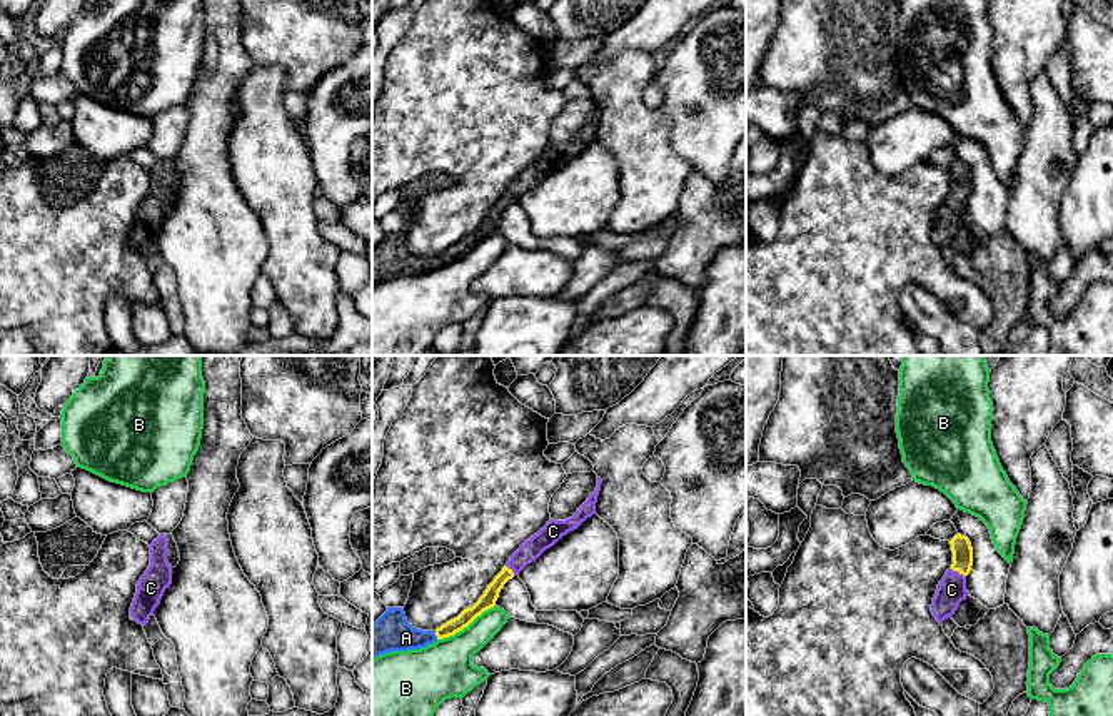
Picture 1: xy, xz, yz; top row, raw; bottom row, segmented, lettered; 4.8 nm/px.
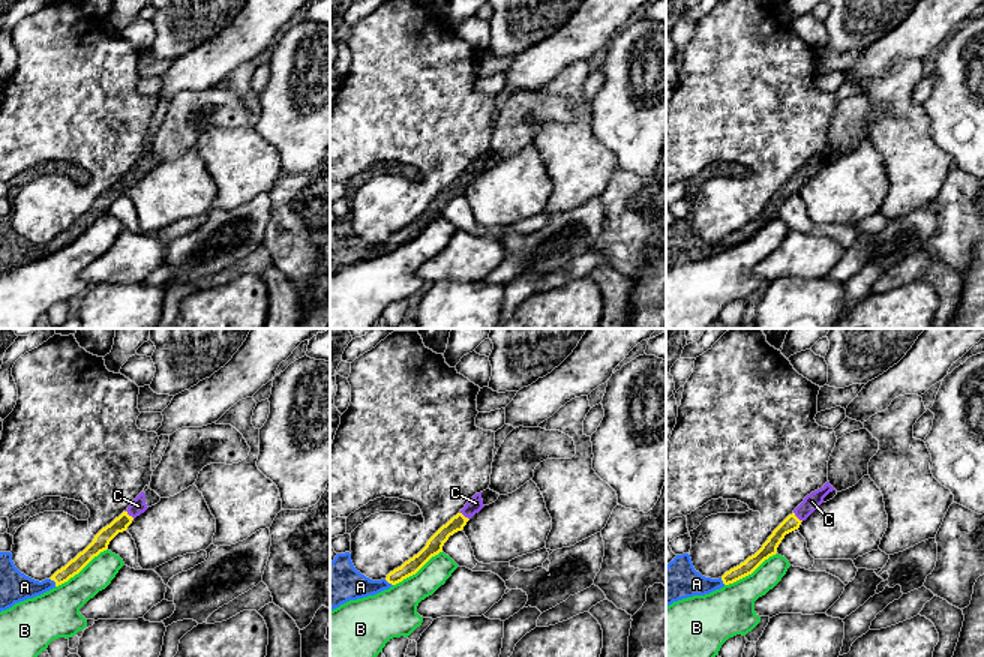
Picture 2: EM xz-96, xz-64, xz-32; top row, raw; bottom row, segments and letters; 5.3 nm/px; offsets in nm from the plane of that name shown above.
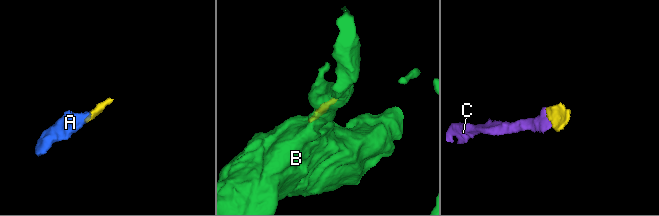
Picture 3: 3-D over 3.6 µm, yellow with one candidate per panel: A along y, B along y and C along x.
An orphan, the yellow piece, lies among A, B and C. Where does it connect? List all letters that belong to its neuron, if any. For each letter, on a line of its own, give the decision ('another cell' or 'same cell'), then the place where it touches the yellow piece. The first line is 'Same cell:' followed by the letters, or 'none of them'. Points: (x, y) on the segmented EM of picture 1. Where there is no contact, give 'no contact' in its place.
Same cell: A, C
A: same cell; meets yellow in xz at (436, 635)
B: another cell; meets yellow in xz at (466, 626)
C: same cell; meets yellow in yz at (958, 571)

